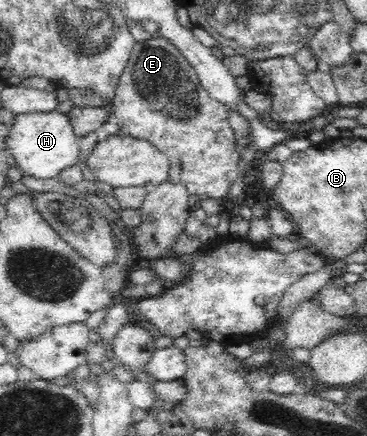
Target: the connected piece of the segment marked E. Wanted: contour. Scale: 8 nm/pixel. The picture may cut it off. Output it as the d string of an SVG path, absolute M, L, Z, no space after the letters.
M158 37L145 42L135 42L130 60L121 74L111 105L111 119L120 126L120 133L149 141L170 162L168 181L184 184L189 195L197 195L201 201L211 198L225 202L231 185L238 178L237 141L229 123L228 108L213 101L201 85L195 68L169 40Z

